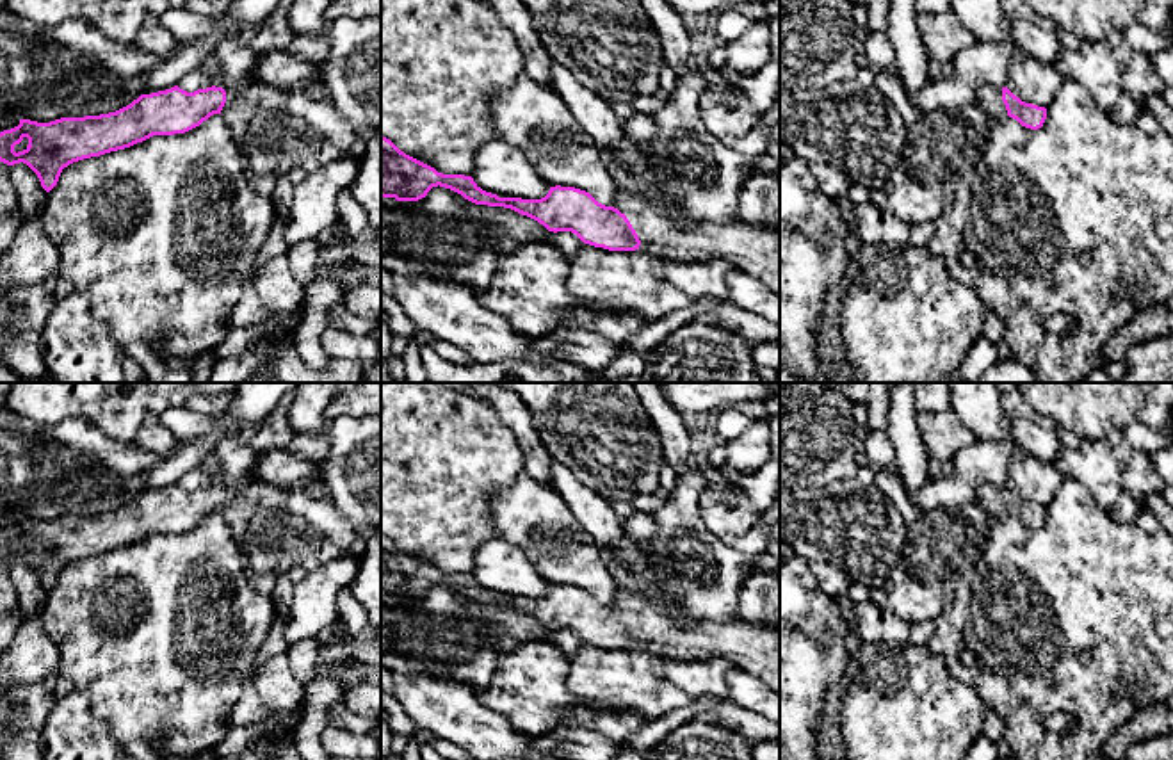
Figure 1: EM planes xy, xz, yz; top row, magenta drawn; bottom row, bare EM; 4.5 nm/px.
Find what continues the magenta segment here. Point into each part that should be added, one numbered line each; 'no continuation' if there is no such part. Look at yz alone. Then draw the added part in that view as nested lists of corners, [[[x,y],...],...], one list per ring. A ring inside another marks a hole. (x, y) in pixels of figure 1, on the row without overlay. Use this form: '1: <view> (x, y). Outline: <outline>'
1: yz (988, 495). Outline: [[[984,482],[977,489],[975,502],[993,516],[1007,514],[1006,504],[1002,500],[1002,488],[993,482]]]

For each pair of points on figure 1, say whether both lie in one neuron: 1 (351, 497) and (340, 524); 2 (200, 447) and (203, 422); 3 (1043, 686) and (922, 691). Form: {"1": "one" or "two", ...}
{"1": "two", "2": "two", "3": "two"}

